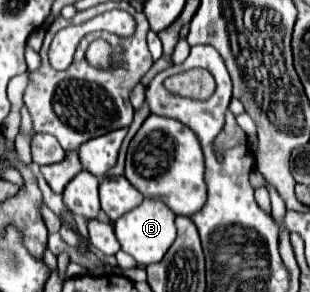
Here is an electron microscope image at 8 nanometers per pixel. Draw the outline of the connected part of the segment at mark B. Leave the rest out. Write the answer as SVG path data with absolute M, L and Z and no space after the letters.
M144 199L138 207L134 207L132 211L128 211L126 215L122 215L116 223L114 223L114 233L122 245L122 249L132 255L136 259L136 263L140 265L150 265L150 263L158 263L166 251L170 249L170 245L176 239L176 223L174 223L176 215L158 199Z

